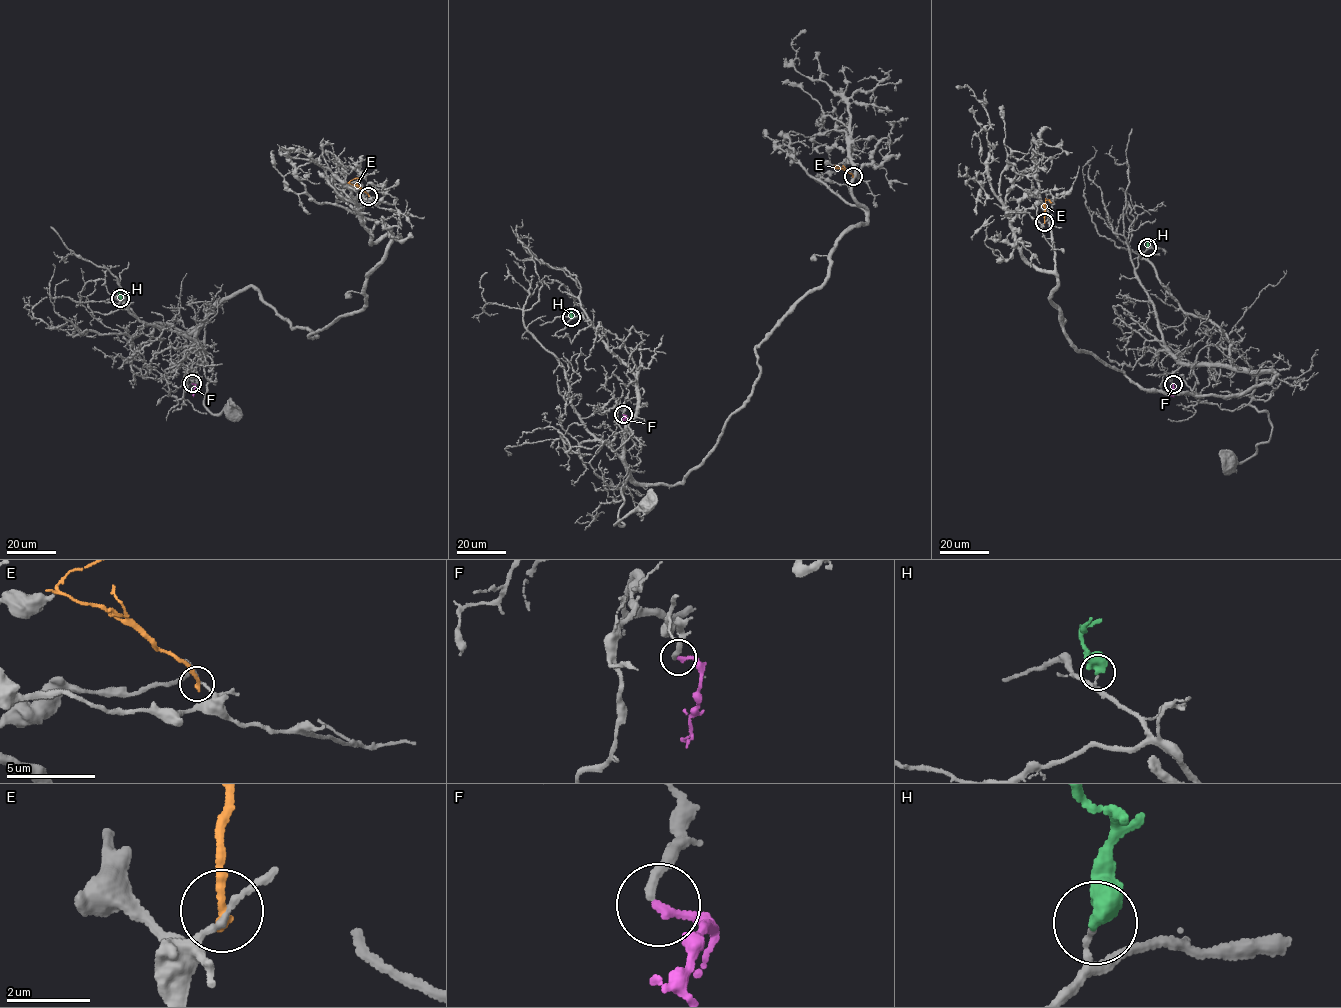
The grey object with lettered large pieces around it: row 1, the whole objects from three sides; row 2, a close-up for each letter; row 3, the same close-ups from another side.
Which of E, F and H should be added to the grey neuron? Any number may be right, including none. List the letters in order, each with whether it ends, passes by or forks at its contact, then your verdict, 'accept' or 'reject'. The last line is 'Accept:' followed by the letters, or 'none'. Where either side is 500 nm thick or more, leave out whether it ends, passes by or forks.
E: it ends | reject
F: it ends | accept
H: reject
Accept: F

